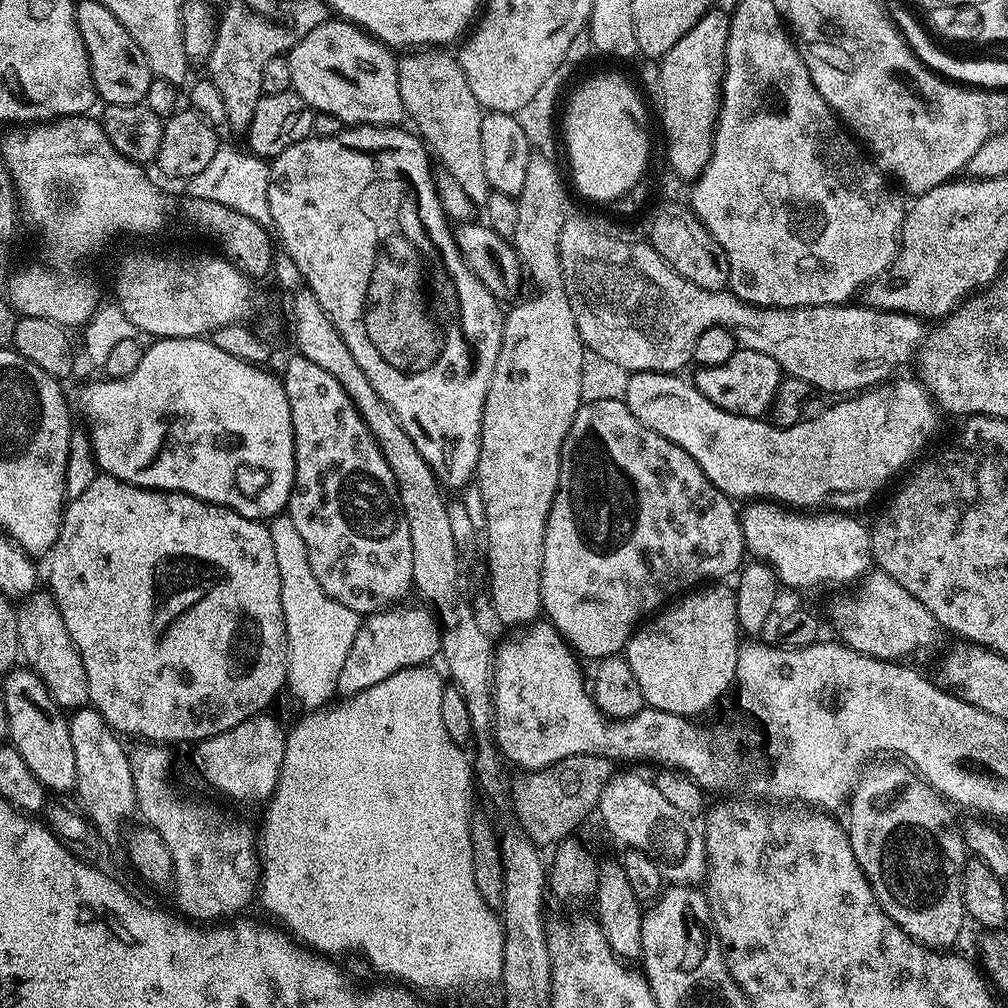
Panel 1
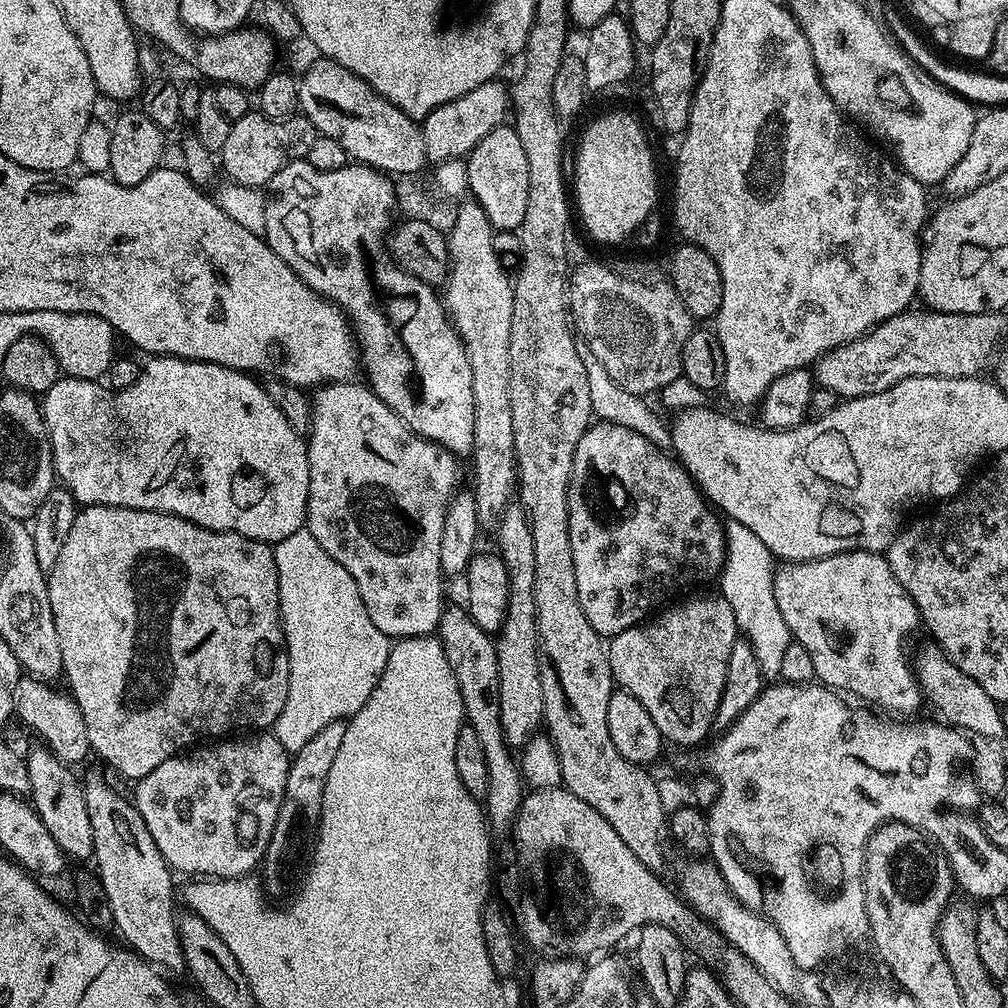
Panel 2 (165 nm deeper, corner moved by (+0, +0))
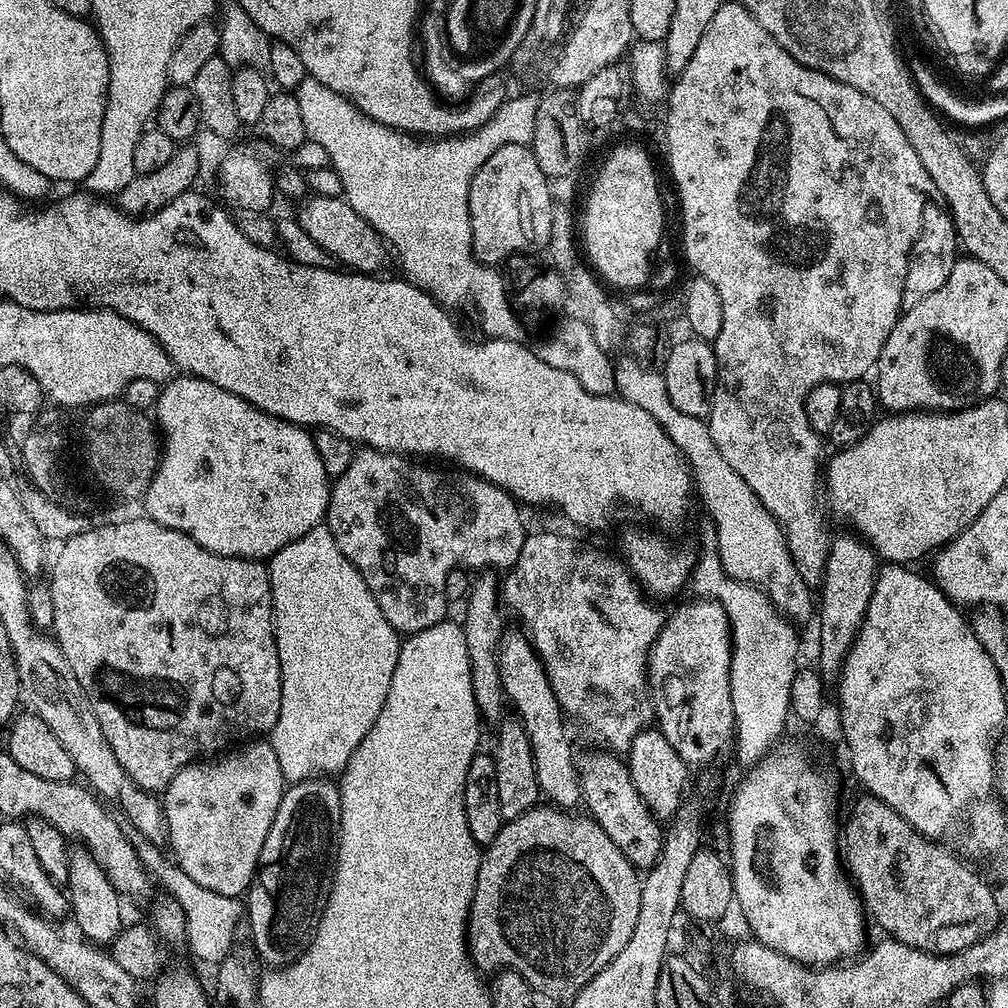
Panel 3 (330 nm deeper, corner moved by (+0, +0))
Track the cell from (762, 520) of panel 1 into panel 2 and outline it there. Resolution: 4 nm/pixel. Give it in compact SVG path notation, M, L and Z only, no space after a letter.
M857 550L855 552L839 552L821 560L793 560L777 563L776 573L774 574L774 598L778 601L778 610L781 611L782 618L786 621L786 626L790 630L793 641L806 646L806 651L810 653L810 659L814 661L816 680L819 683L833 690L839 690L844 694L853 692L854 695L861 696L862 699L869 700L870 703L877 704L880 708L885 708L888 711L885 713L895 714L900 718L912 718L912 715L919 710L920 702L922 703L922 691L916 679L913 665L910 663L910 656L908 658L907 654L904 653L904 647L907 646L912 631L916 627L918 629L921 627L922 621L910 594L904 589L902 582L898 582L898 578L894 578L894 570L890 570L887 555Z

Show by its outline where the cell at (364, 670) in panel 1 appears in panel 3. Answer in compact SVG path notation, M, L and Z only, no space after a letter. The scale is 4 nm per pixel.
M313 778L310 780L298 780L292 783L289 783L284 790L284 797L282 798L282 802L278 806L278 814L274 814L274 822L270 826L270 834L266 834L266 842L262 842L262 854L258 858L258 862L256 863L256 875L252 877L252 884L249 886L246 893L246 924L249 924L252 927L252 940L250 940L251 947L256 949L257 957L261 961L264 960L268 963L268 966L283 966L286 964L291 964L292 961L296 960L301 954L303 954L304 949L307 948L309 942L312 940L312 935L316 933L316 927L318 926L318 922L322 918L322 914L324 913L324 907L326 906L326 902L328 901L328 896L332 893L332 874L336 866L336 842L340 838L340 789L338 787L337 781L332 778Z

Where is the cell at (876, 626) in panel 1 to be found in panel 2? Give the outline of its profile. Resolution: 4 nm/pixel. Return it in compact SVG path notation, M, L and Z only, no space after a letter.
M929 645L914 658L914 671L923 697L930 700L940 712L939 717L951 727L957 727L975 737L998 740L1004 732L999 703L990 698L990 694L982 686L978 686L978 682L958 670L937 645Z

